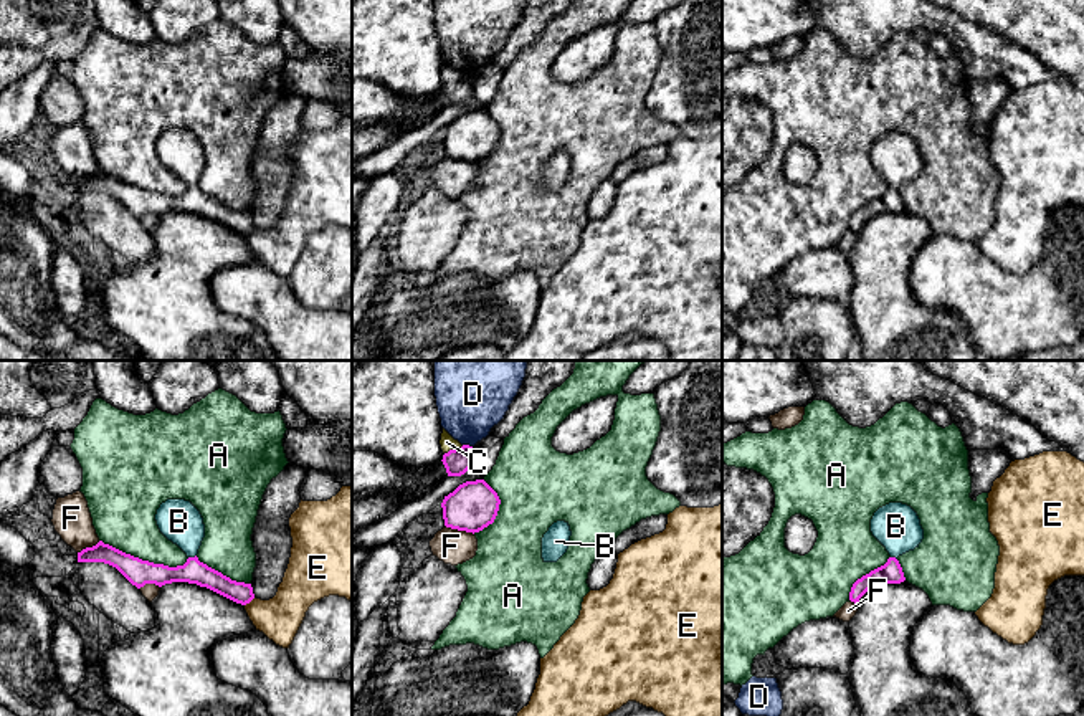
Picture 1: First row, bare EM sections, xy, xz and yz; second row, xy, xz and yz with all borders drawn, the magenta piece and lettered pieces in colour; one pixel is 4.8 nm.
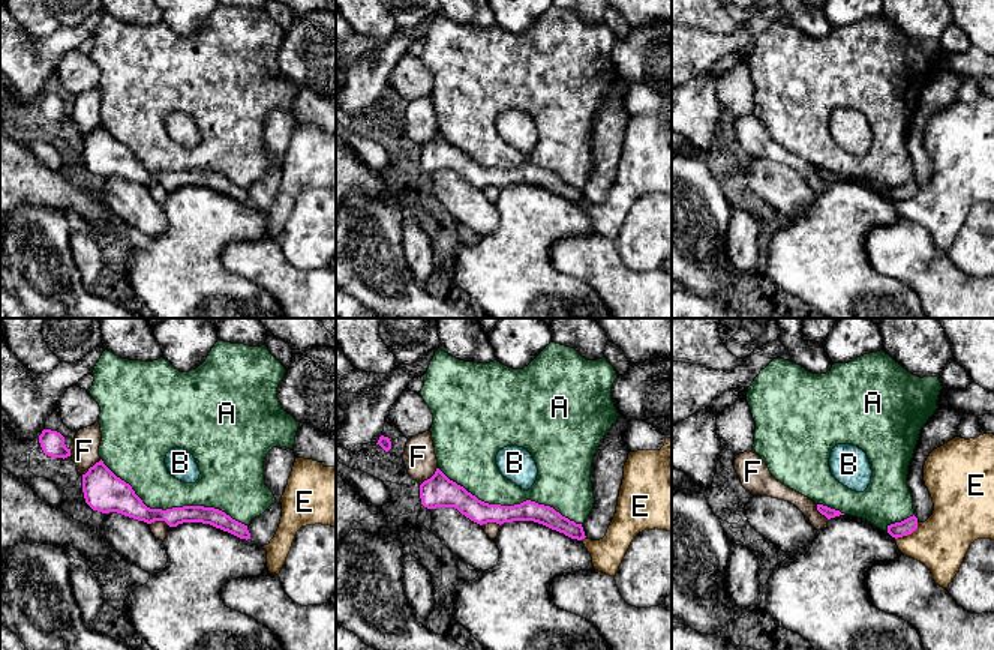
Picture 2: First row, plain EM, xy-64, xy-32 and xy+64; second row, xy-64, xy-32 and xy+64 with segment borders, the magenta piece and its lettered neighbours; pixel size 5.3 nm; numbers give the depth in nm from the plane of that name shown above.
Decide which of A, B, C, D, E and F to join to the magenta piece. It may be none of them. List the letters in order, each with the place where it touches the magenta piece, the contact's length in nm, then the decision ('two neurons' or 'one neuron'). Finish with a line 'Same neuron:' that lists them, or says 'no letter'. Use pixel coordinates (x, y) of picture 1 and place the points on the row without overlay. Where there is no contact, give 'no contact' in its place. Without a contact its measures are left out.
A: meets magenta in xy at (144, 190); contact 440 nm long; two neurons
B: meets magenta in xy at (192, 187); contact 40 nm long; one neuron
C: meets magenta in xz at (453, 80); contact 100 nm long; one neuron
D: meets magenta in xz at (468, 75); contact 50 nm long; two neurons
E: meets magenta in xy at (250, 230); contact 70 nm long; two neurons
F: meets magenta in xz at (460, 159); contact 150 nm long; two neurons
Same neuron: B, C

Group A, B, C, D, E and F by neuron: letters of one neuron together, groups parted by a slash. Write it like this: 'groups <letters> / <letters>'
groups A / B C / D / E / F

